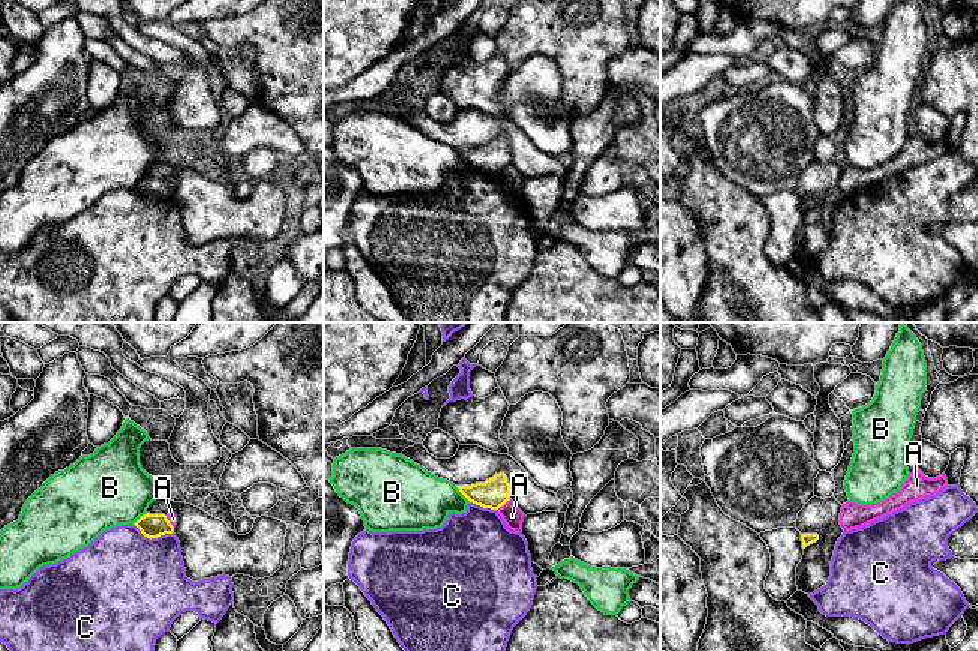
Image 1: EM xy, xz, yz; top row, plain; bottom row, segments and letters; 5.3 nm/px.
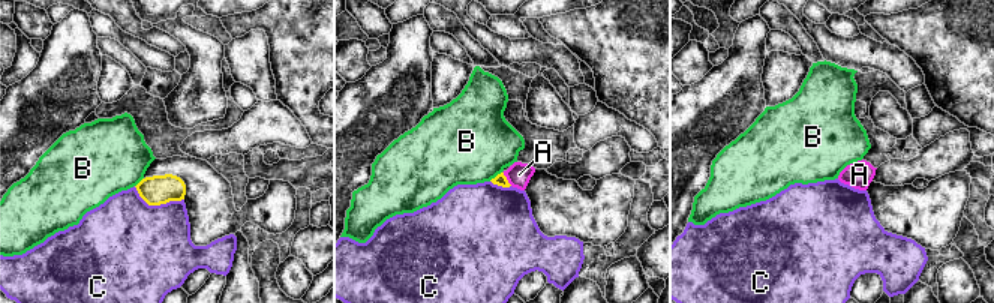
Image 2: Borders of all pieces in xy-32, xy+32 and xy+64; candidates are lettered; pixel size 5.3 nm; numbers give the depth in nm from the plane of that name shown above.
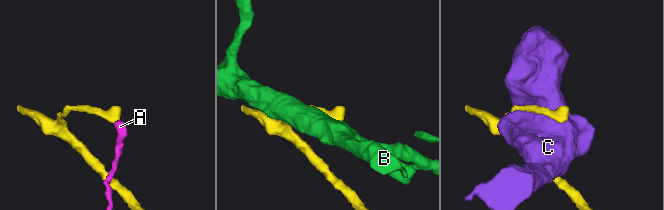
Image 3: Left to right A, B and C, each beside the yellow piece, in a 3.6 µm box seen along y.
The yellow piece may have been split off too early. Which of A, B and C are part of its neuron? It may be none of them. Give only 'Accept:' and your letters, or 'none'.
Accept: none

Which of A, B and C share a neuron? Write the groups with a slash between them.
A / B / C

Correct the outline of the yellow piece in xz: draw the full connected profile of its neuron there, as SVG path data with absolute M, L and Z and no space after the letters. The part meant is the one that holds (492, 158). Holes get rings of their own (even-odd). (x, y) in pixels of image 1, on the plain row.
M504 136L495 138L484 147L456 152L470 166L483 172L498 174L510 165L510 148Z

